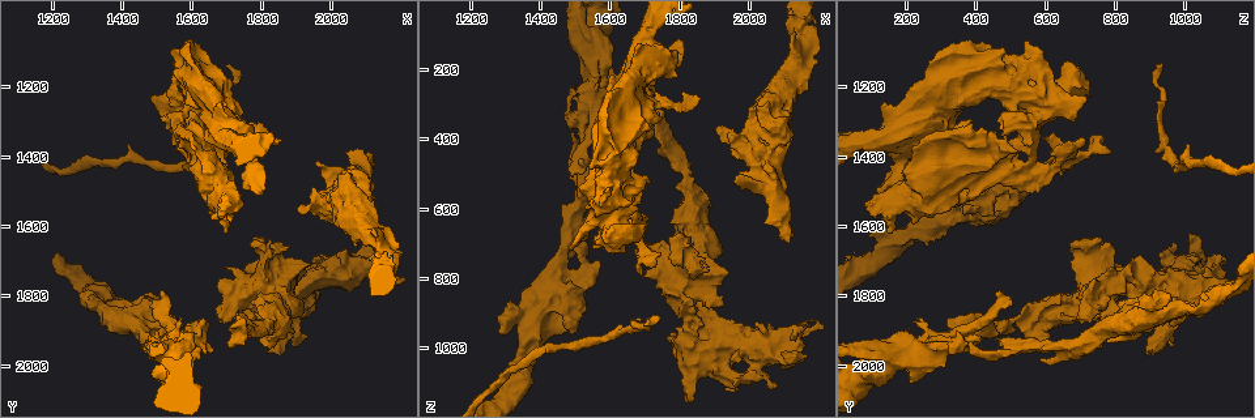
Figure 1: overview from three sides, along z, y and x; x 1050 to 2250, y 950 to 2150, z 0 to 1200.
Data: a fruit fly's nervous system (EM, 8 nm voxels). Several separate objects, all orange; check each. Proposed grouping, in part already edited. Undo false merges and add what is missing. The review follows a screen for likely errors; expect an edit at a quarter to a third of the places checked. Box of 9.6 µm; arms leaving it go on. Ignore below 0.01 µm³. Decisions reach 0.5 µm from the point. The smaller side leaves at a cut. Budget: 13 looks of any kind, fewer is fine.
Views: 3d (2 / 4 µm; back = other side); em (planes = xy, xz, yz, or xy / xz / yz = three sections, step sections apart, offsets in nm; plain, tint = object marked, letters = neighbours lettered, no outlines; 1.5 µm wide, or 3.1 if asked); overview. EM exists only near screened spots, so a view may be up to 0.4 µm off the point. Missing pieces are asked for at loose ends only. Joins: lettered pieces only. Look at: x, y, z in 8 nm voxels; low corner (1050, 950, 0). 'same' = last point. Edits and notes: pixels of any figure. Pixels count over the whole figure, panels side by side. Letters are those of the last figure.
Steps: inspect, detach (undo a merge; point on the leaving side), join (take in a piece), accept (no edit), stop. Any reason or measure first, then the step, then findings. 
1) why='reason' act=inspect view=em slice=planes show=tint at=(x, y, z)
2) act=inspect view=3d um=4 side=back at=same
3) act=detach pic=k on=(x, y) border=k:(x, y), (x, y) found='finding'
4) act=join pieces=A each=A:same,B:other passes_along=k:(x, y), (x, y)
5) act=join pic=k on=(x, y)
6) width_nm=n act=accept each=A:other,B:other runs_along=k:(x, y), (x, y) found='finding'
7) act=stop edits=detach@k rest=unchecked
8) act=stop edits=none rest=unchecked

act=inspect view=em slice=planes show=letters at=(1550, 1350, 670)

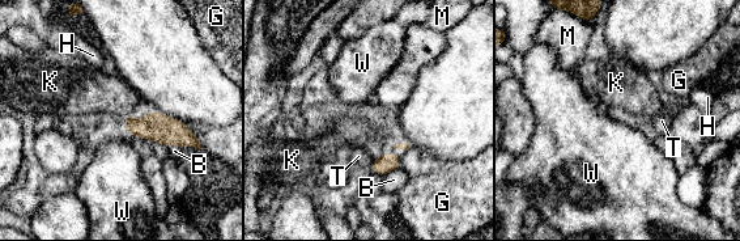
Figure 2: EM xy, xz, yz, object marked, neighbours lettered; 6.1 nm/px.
act=accept each=B:other,G:other,H:other,K:other,M:other,T:other,W:other border=2:(381, 153), (373, 161) found='no lettered piece goes on from it'

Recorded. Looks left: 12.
why='stops while still wide' act=inspect view=3d um=2 at=(1910, 1560, 360)

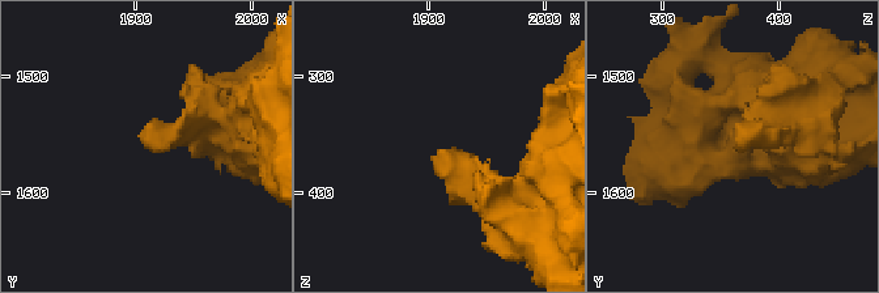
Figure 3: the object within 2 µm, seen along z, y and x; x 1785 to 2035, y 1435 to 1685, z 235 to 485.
why='shape alone is not enough' act=inspect view=em slice=planes show=letters at=(1912, 1560, 362)

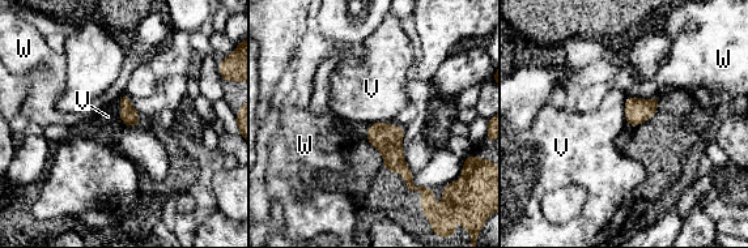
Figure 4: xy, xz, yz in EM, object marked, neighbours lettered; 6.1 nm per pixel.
act=accept each=V:other,W:other border=4:(124, 94), (119, 111), (123, 123) found='none of them fits'

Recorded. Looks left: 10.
act=inspect view=em um=3.1 slice=planes show=plain at=(2100, 1440, 390)

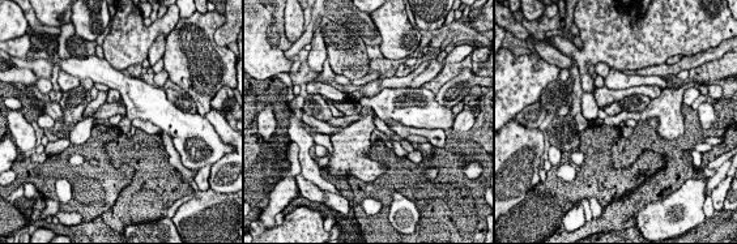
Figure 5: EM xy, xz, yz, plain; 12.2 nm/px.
why='what lies round it' act=inspect view=em um=3.1 slice=planes show=letters at=same

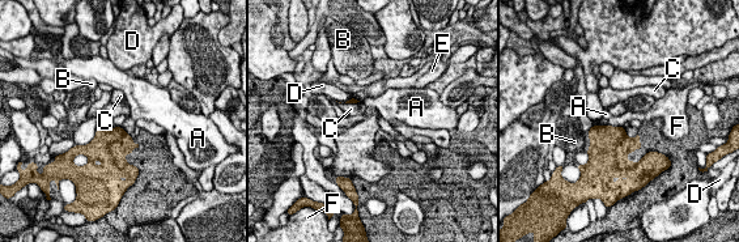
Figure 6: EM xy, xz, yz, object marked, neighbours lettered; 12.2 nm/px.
act=accept each=A:other,B:other,C:other,D:other,E:other,F:other border=6:(608, 123), (621, 127) found='no lettered piece goes on from it'

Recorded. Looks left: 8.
why='abrupt turn' act=inspect view=3d um=4 at=(1580, 1960, 160)

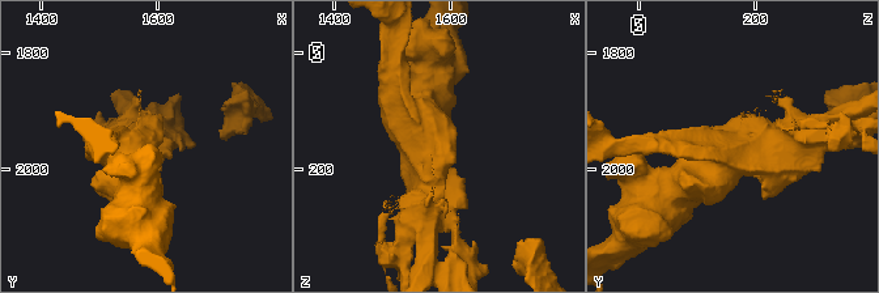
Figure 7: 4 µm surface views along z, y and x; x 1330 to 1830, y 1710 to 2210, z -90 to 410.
act=inspect view=em slice=yz step=4 show=tint at=(1570, 1945, 160)

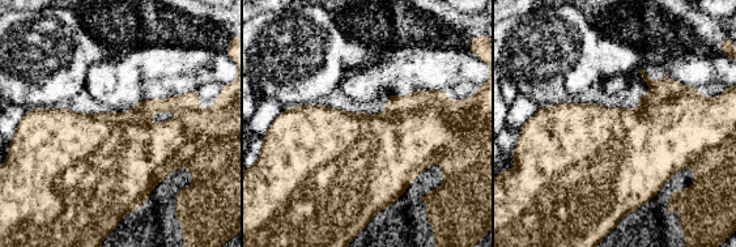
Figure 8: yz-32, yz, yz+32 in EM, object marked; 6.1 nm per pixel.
act=inspect view=em slice=planes show=letters at=same

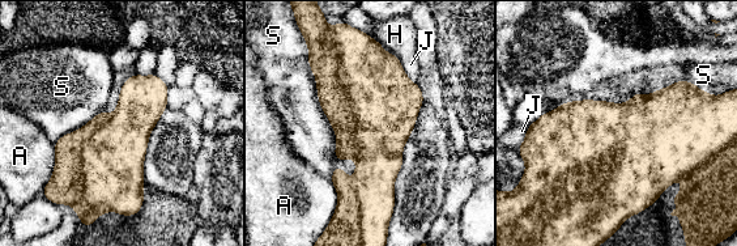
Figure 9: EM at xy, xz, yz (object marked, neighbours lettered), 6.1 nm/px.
act=detach pic=9 on=(383, 102) each=A:other,H:other,J:other,S:other found='a second neuron is stuck on'

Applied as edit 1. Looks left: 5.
why='redraw' act=inspect view=overview

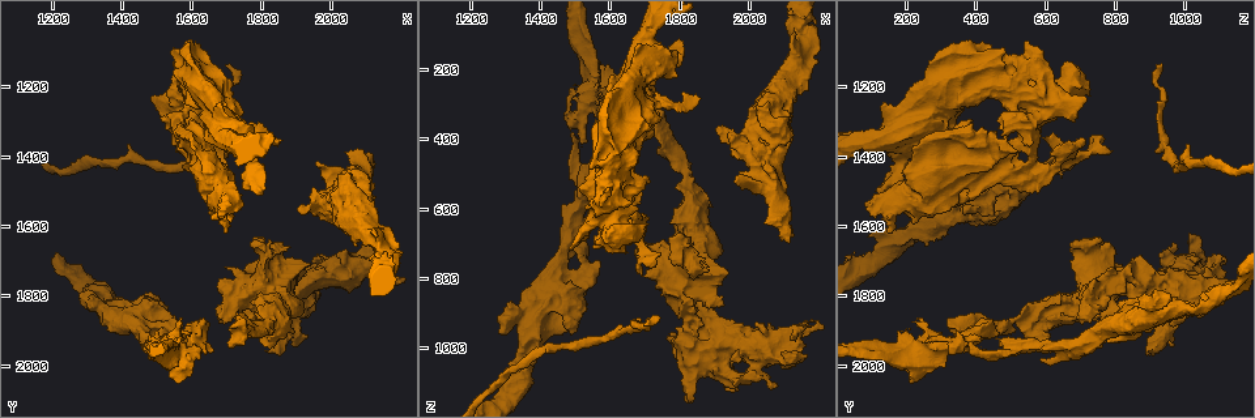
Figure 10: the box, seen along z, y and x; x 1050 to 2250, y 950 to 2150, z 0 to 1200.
why='an open end' act=inspect view=3d um=2 side=back at=(1810, 1640, 760)

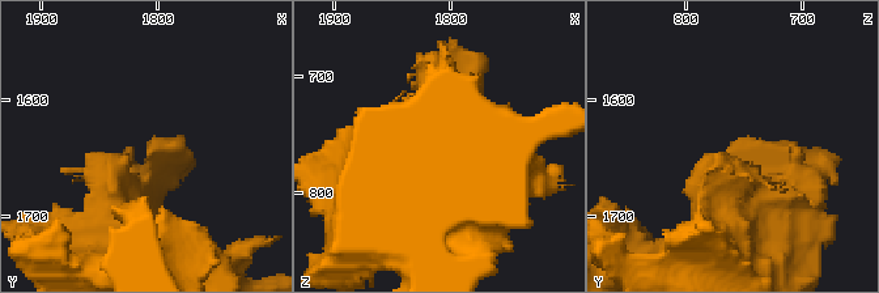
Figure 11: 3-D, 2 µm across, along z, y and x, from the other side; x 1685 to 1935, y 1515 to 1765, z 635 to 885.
act=inspect view=em slice=xy step=8 show=letters at=(1810, 1652, 764)

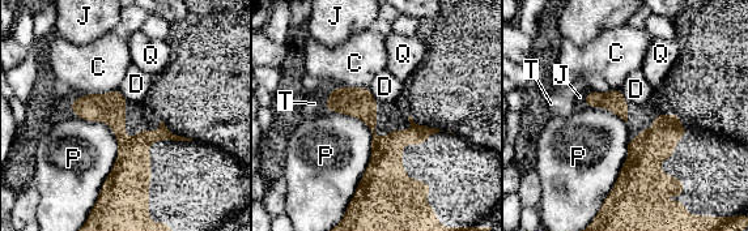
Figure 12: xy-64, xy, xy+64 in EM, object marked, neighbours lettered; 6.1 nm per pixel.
act=accept each=C:other,D:other,J:other,P:other,Q:other,T:other runs_along=12:(338, 90), (372, 123), (381, 191) found='no lettered piece goes on from it'

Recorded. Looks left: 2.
act=stop edits=detach@9 rest=unchecked

